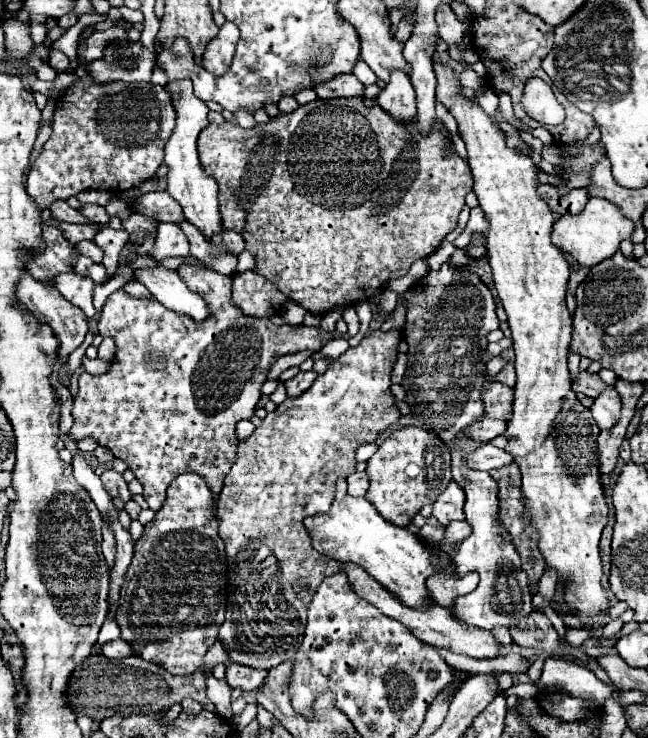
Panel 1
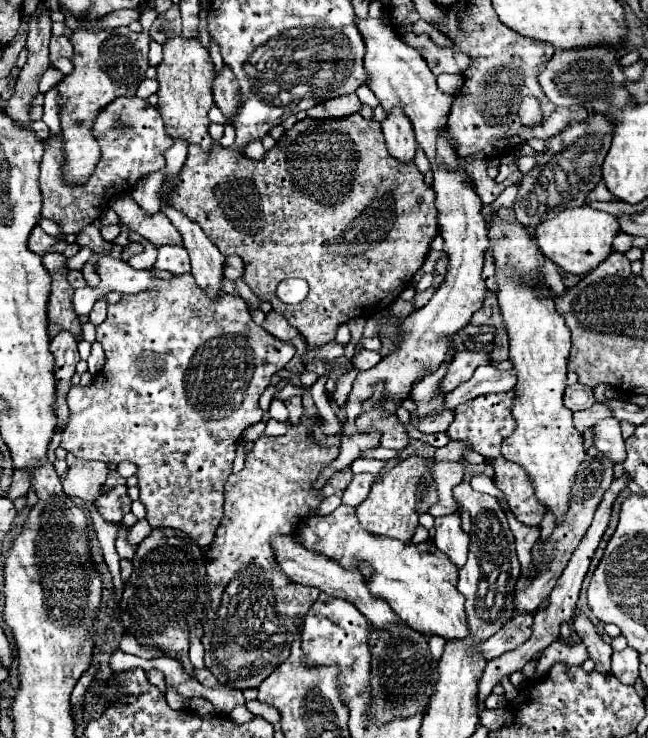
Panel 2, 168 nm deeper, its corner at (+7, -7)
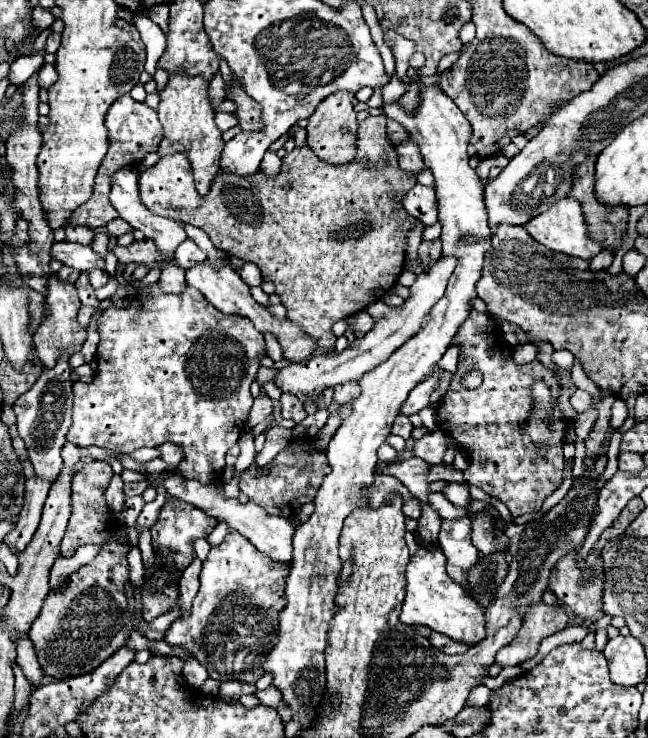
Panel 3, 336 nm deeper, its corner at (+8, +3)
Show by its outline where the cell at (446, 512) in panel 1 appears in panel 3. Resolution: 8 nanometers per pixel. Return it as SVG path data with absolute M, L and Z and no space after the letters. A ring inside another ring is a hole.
M442 520L438 544L448 560L448 574L466 588L466 572L478 562L478 550L470 540L470 526L456 526L452 520Z

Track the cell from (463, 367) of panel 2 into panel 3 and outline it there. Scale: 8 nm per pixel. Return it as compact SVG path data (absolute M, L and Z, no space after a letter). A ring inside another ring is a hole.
M436 368L426 380L422 380L422 382L410 392L406 404L402 404L400 414L410 416L410 414L416 414L418 410L426 408L426 406L430 404L430 396L432 396L432 392L436 390L436 386L438 386L442 374L444 374L444 370L442 370L442 368Z

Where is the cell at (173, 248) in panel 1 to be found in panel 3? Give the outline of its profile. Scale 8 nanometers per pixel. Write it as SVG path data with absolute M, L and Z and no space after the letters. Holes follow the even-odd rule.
M186 238L186 240L176 248L176 252L174 252L174 262L176 262L180 268L184 268L184 270L192 268L198 260L204 260L202 250L200 250L190 238Z

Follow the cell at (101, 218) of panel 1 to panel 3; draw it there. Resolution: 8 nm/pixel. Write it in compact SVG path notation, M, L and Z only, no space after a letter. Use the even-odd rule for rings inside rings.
M116 218L116 220L110 220L110 222L106 224L106 230L108 230L110 234L114 234L114 236L122 236L122 234L130 232L132 228L130 228L126 222L122 222L120 218Z

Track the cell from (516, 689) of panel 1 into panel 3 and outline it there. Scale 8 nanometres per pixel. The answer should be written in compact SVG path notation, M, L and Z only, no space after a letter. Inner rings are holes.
M480 684L480 686L474 686L470 690L468 700L470 700L470 706L488 706L490 704L490 696L492 696L492 690L486 688L484 684Z

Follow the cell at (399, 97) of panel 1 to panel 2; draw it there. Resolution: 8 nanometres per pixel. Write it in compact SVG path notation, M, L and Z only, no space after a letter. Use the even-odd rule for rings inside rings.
M393 110L383 122L383 134L387 142L389 154L393 154L399 162L413 162L417 140L411 128L411 122L401 110Z

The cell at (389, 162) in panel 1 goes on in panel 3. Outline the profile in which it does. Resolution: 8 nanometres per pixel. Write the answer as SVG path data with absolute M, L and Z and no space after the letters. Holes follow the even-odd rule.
M384 114L360 120L356 132L356 158L348 164L328 164L304 144L282 158L278 176L270 178L262 170L250 176L236 176L220 170L210 184L210 192L200 196L194 186L186 152L176 152L160 158L148 168L138 184L140 198L148 210L178 222L196 224L198 228L204 228L214 246L222 252L254 262L260 268L262 278L276 286L276 294L288 310L288 320L302 326L304 332L326 350L336 344L336 336L330 330L336 320L358 314L372 302L384 298L398 282L398 276L404 270L408 232L418 222L402 206L406 192L416 184L416 176L398 166L396 150L386 132Z

